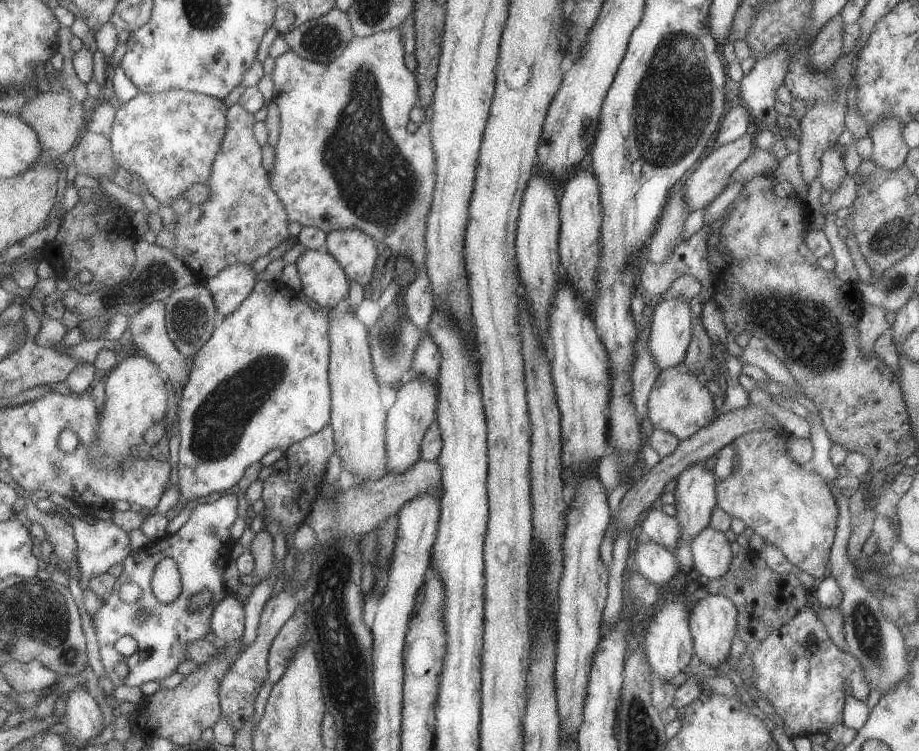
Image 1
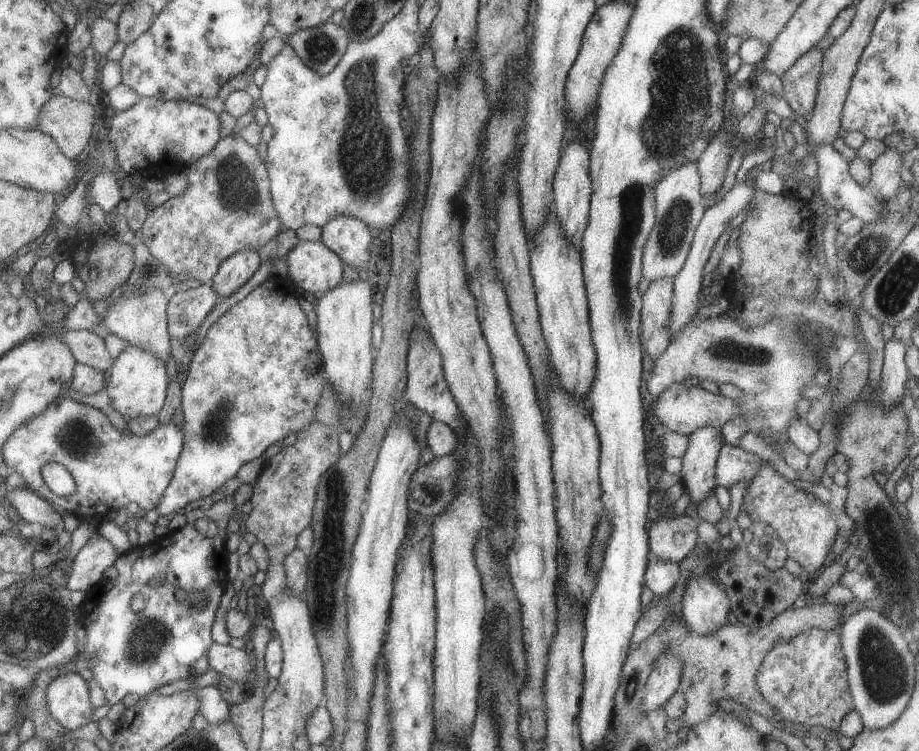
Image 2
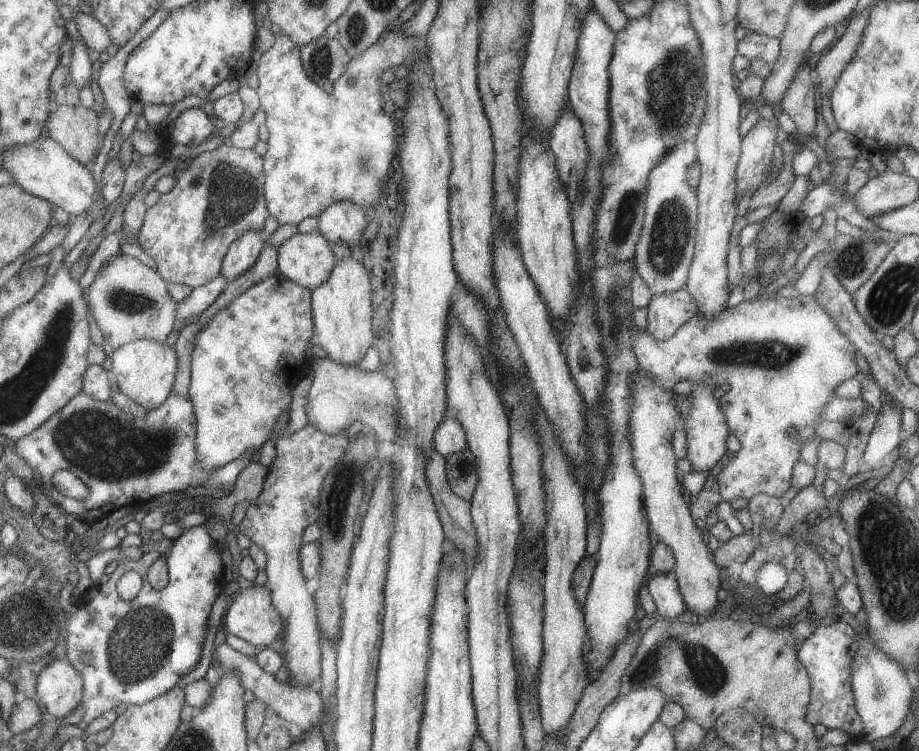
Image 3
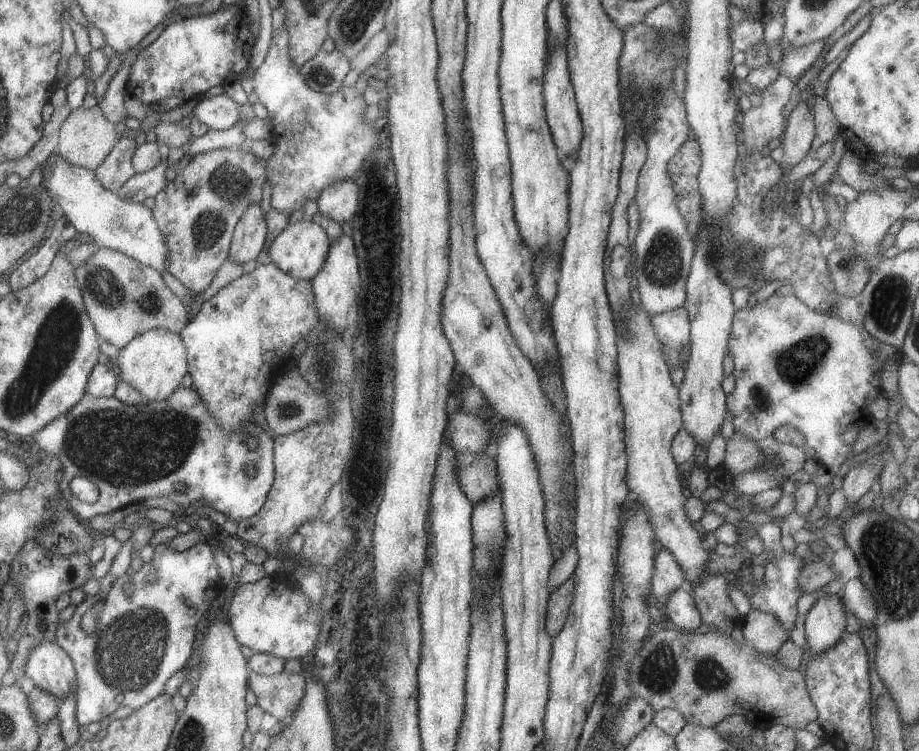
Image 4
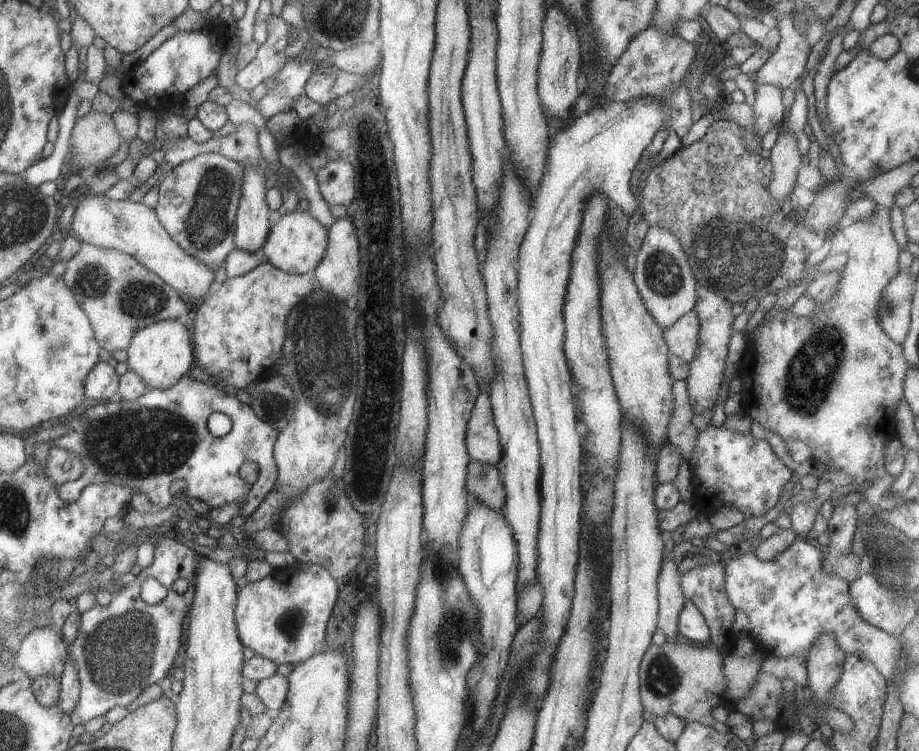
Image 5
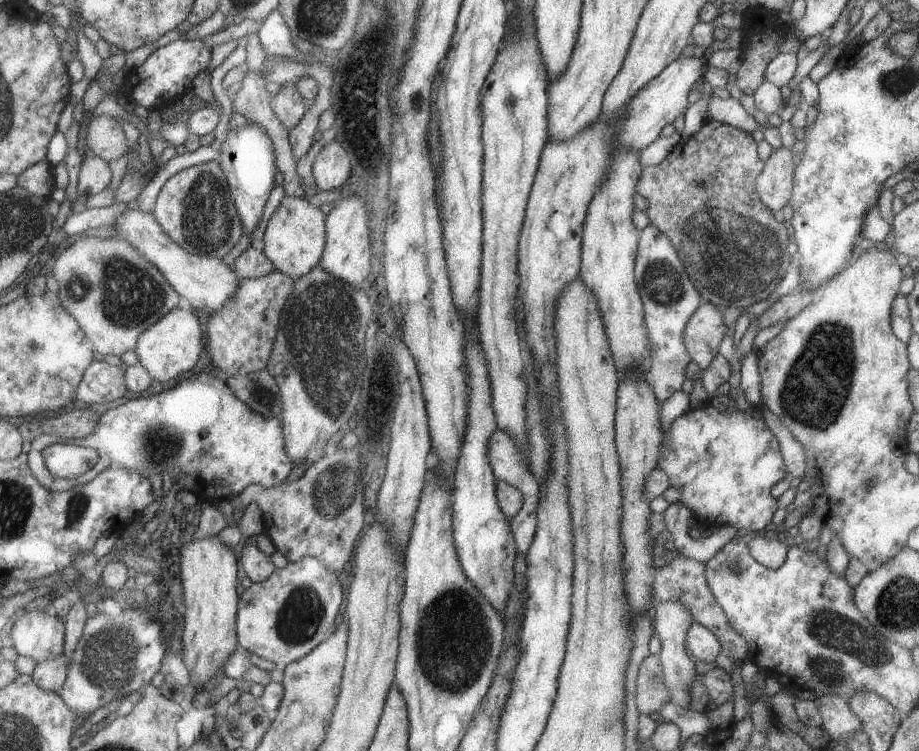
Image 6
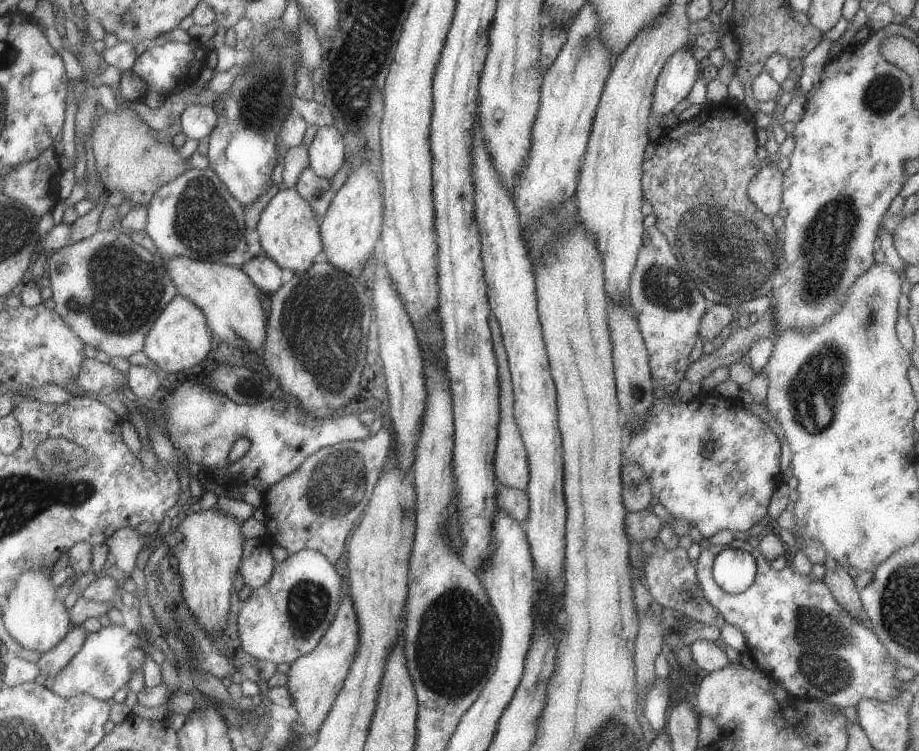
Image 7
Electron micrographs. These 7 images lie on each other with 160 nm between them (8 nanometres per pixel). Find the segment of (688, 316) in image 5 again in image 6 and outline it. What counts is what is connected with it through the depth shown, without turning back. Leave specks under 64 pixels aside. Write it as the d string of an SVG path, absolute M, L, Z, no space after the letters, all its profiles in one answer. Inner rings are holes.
M706 302L693 312L683 328L683 346L690 362L695 362L702 372L718 354L719 343L727 331L722 320L722 311Z

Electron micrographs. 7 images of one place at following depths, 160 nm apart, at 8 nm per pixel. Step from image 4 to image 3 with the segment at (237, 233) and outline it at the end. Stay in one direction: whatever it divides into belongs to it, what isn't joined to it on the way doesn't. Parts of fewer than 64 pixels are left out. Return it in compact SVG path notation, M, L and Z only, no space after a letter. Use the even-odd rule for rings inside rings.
M244 232L228 246L227 252L222 258L220 275L224 276L227 281L235 280L255 264L264 243L262 232Z

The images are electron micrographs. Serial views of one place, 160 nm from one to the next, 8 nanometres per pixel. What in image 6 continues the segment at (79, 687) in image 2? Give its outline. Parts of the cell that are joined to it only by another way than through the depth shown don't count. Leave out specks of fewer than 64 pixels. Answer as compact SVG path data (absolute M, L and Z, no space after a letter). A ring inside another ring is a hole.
M19 607L8 629L17 656L39 663L63 653L64 624L43 609L30 611Z

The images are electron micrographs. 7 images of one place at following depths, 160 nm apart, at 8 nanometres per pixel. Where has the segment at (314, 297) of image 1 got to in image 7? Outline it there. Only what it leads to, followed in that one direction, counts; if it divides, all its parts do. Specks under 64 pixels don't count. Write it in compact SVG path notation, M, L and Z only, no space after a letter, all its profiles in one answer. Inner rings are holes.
M294 189L279 190L267 201L254 230L264 255L279 268L288 268L293 273L305 272L314 264L315 255L322 251L317 218L309 204Z

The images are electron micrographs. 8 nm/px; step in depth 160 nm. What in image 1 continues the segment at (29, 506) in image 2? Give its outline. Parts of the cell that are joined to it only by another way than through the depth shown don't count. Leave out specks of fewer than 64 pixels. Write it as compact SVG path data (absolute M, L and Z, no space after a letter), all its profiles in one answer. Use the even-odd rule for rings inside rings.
M34 503L26 506L25 514L29 523L37 523L42 526L46 539L53 546L53 551L58 560L67 564L69 572L74 573L76 567L77 543L71 525L65 517L55 514L47 514L38 510Z

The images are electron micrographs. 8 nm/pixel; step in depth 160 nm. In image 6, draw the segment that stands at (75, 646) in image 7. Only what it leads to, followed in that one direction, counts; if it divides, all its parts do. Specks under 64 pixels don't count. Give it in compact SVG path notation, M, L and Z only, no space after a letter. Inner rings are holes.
M59 654L55 658L47 658L47 660L37 663L31 677L37 688L57 693L63 686L67 669L68 661L65 654Z

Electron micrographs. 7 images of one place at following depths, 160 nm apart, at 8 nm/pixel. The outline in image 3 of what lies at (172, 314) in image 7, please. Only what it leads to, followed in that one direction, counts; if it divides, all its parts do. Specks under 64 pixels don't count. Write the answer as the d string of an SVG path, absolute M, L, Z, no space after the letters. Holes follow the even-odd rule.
M147 339L131 341L113 349L110 357L114 387L145 410L158 407L171 393L176 371L176 352L165 343Z

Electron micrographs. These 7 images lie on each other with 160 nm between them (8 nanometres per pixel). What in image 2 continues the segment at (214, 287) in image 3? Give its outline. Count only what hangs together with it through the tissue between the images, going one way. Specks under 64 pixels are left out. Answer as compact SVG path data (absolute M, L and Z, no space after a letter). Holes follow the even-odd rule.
M210 283L184 292L168 294L168 336L178 342L185 340L193 330L198 330L207 314L219 301Z

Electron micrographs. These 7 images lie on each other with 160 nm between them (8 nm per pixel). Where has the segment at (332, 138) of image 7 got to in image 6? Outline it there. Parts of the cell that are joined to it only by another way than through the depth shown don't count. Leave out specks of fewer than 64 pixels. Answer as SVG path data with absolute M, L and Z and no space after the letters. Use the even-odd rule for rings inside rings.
M340 139L325 143L312 165L313 180L319 191L341 189L351 172L347 154Z

